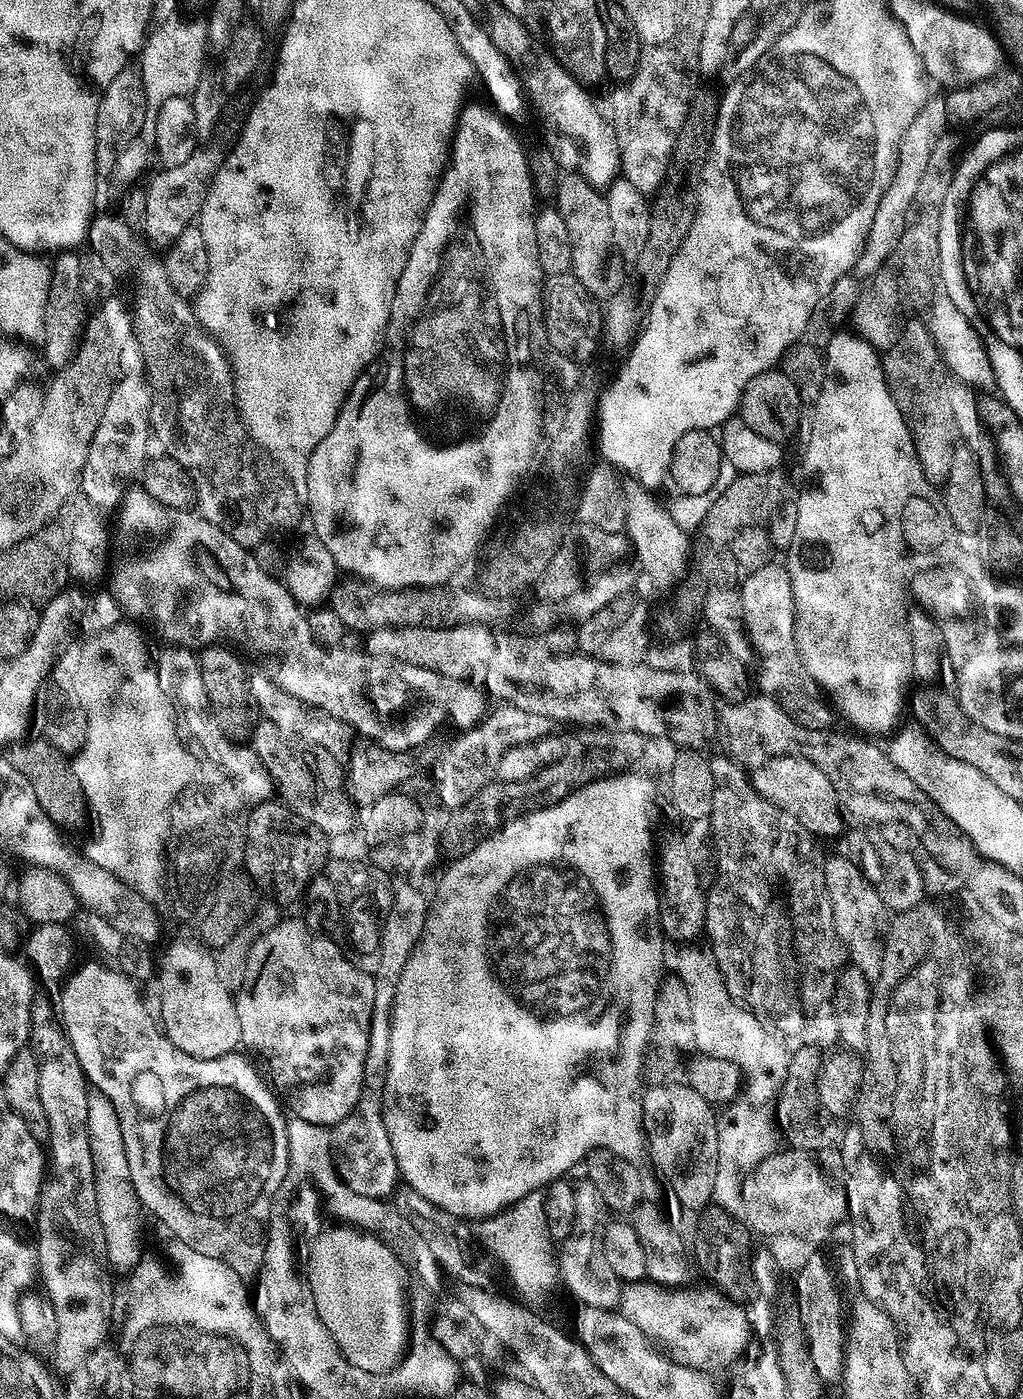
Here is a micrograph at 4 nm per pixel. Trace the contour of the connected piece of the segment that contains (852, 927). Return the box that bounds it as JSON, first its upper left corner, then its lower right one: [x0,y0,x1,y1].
[824,856,884,982]

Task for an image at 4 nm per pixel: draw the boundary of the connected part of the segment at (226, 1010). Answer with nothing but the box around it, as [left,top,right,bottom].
[158,942,241,1060]

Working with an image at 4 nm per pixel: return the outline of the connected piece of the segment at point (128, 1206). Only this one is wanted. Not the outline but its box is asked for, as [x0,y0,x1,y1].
[88,1094,142,1273]

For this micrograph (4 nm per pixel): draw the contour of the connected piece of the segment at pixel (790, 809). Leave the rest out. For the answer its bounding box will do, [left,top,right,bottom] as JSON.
[751,760,845,837]

